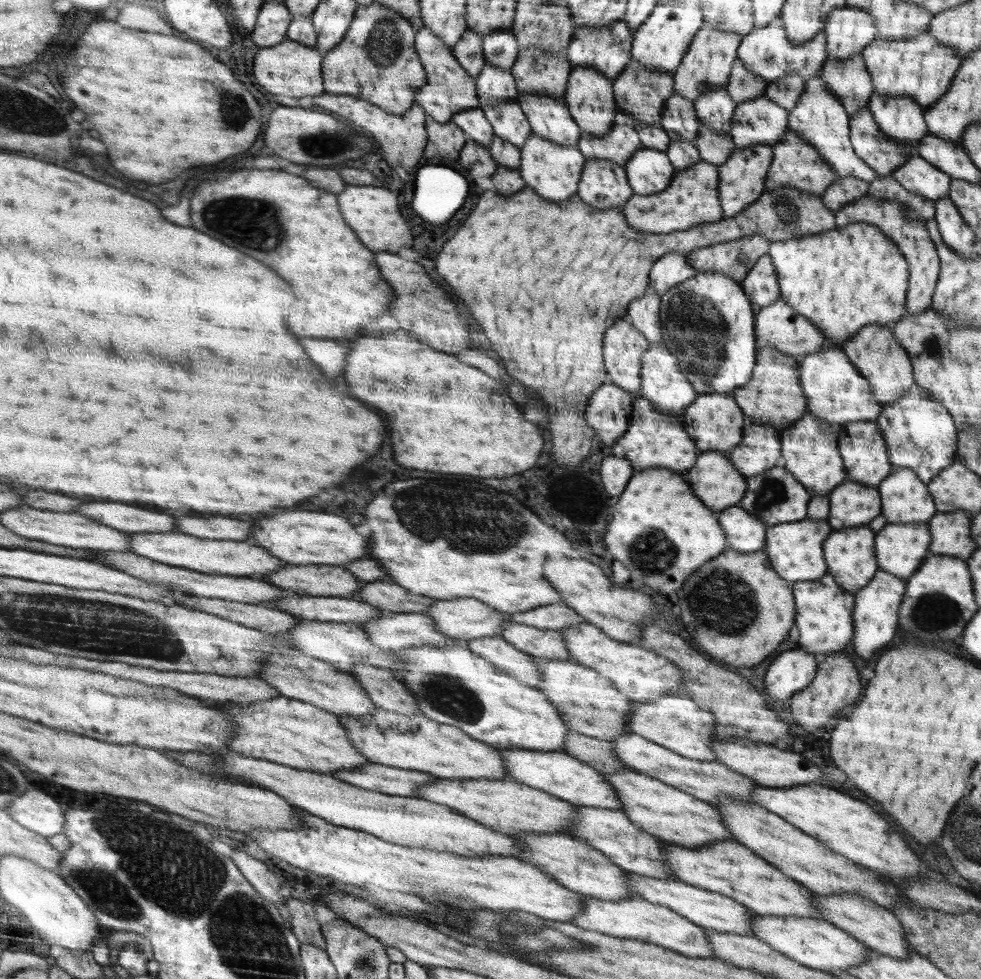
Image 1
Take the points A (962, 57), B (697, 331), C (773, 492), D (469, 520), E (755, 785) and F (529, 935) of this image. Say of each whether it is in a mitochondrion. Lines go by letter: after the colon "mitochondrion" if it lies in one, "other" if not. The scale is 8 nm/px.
A: other
B: mitochondrion
C: mitochondrion
D: mitochondrion
E: other
F: other

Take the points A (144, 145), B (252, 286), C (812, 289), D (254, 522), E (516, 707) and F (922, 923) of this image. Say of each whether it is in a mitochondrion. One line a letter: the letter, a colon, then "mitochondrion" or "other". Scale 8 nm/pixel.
A: other
B: other
C: other
D: other
E: other
F: other

